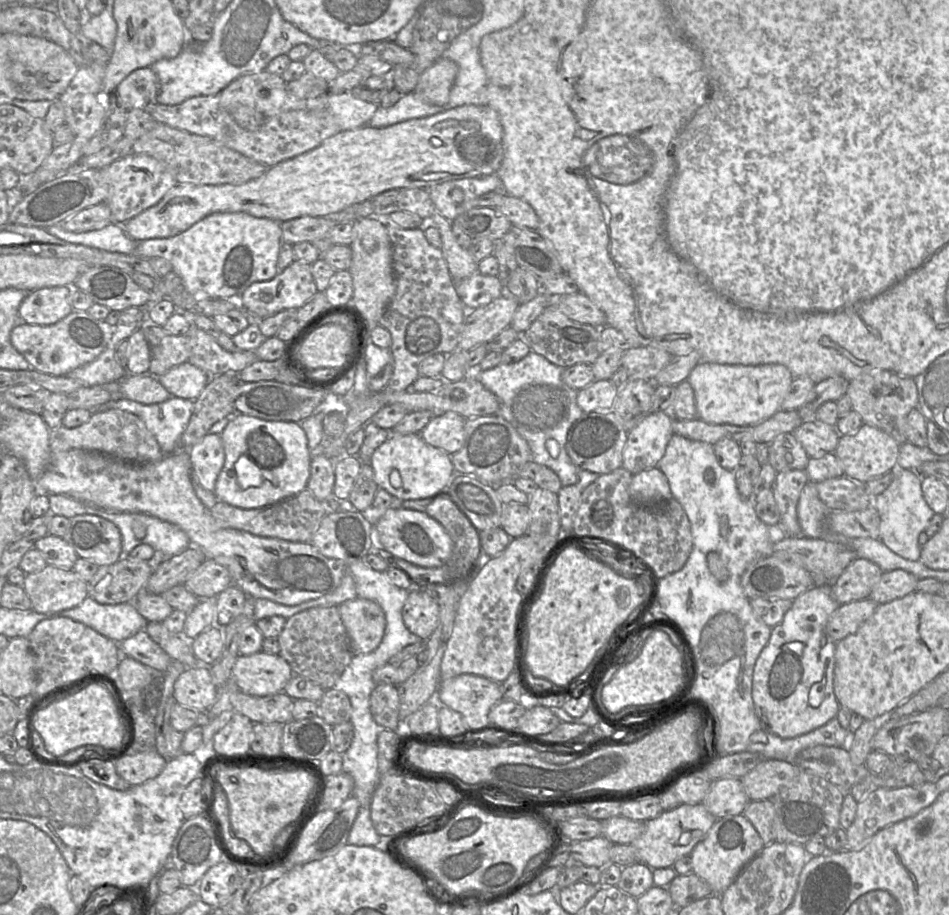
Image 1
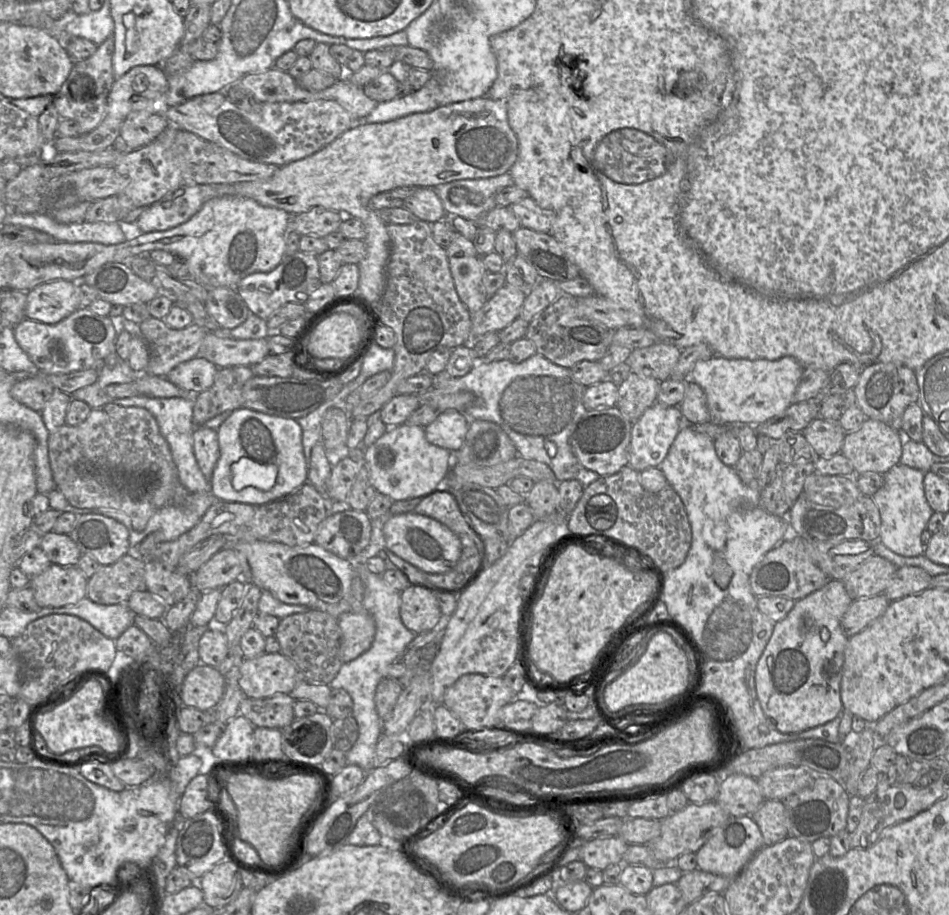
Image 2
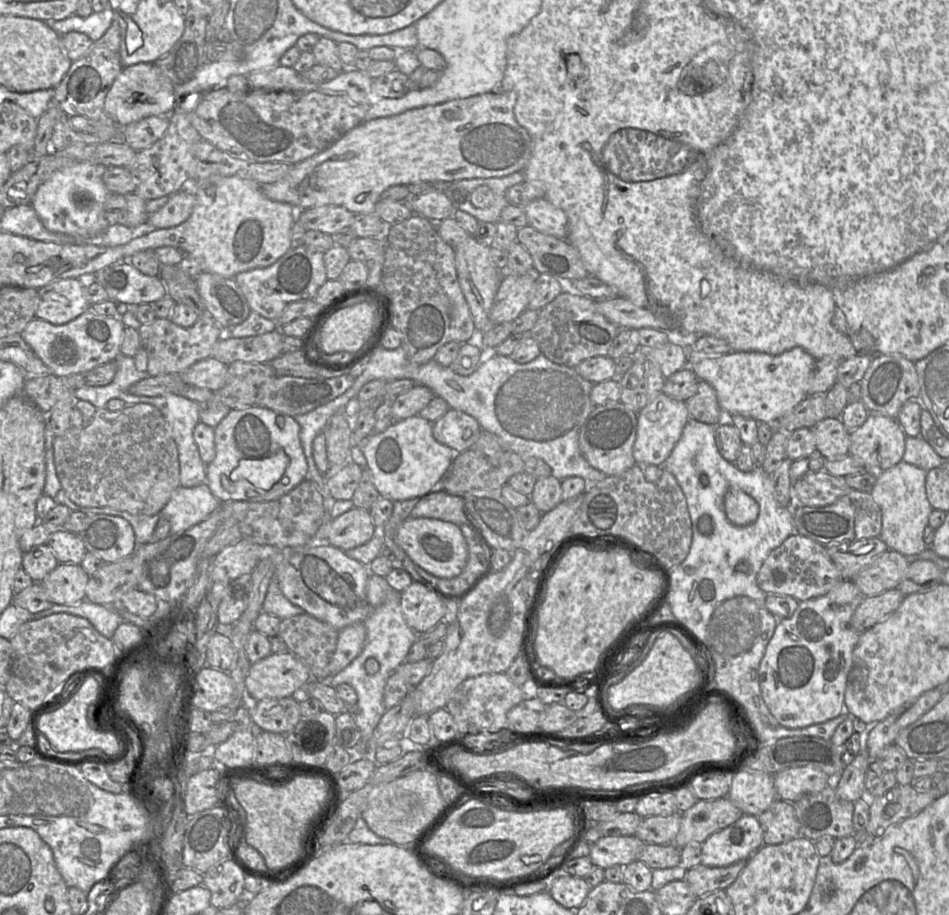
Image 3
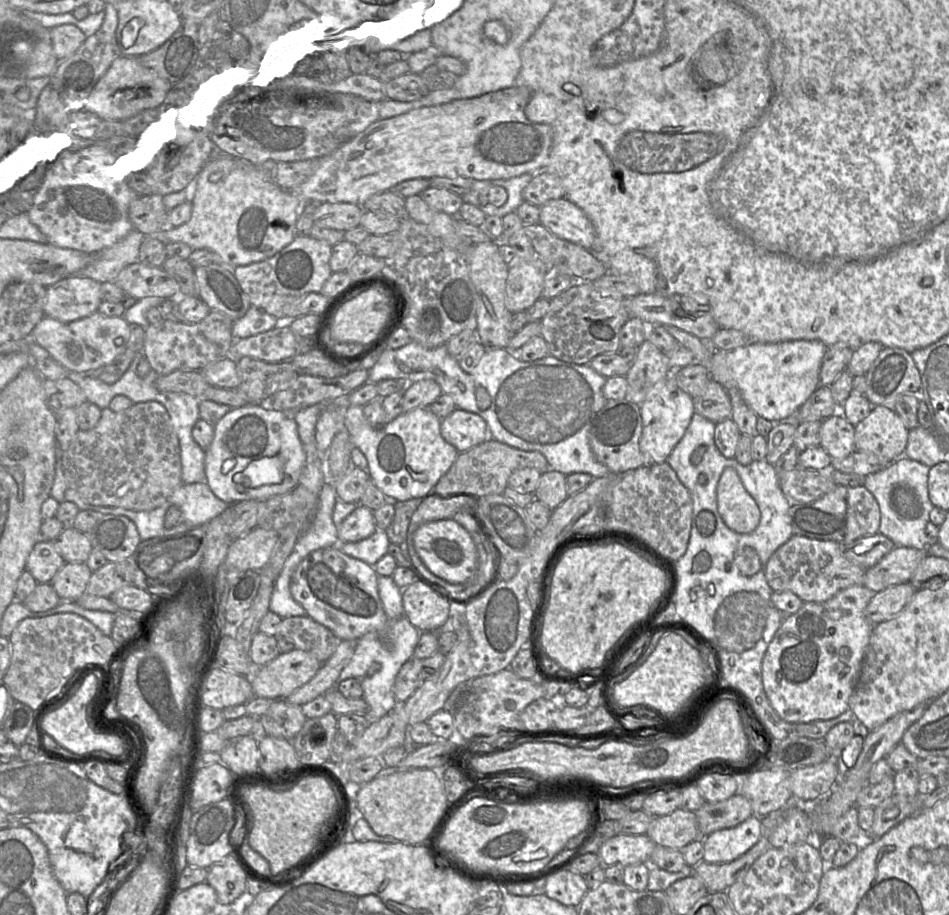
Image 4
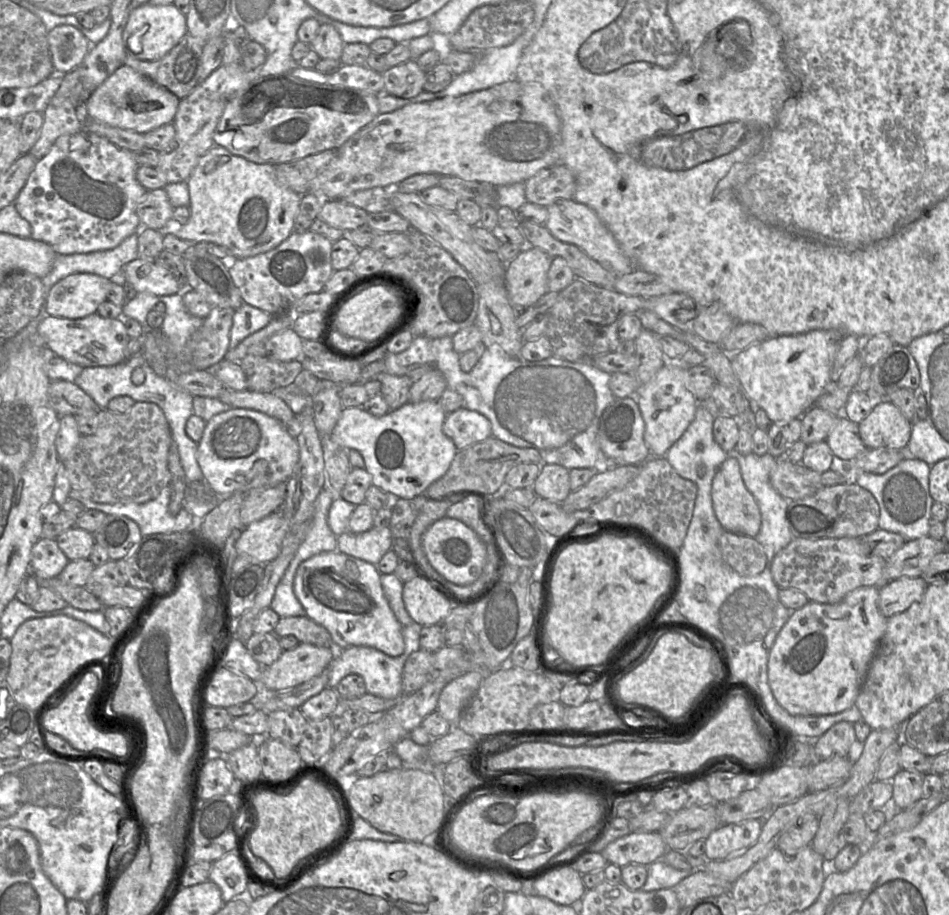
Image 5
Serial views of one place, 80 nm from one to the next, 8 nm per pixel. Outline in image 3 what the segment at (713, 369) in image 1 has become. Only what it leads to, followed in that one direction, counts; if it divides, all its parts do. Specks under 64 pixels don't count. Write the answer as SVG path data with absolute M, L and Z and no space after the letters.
M688 346L683 347L683 349L685 355L688 354L688 365L697 378L708 382L715 389L719 405L725 414L724 419L731 415L741 415L757 422L775 422L808 396L808 381L816 362L814 357L800 347L795 347L778 355L741 351L731 351L726 354L690 353Z

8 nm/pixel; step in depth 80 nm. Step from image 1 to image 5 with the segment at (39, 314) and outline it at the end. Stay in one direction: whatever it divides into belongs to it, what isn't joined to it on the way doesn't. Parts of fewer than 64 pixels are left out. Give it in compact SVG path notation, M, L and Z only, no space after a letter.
M75 273L68 275L52 286L52 288L45 297L43 309L46 315L54 317L62 317L68 319L78 319L86 317L90 314L97 312L98 306L102 302L107 301L107 293L111 280L113 279L107 279L91 273Z

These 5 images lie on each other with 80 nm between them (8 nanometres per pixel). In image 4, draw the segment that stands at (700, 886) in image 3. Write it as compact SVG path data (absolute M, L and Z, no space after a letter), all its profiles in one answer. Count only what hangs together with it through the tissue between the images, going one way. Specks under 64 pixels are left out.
M761 836L759 841L739 858L727 863L712 864L701 861L693 867L692 875L695 875L704 883L708 893L726 891L770 848L768 839Z

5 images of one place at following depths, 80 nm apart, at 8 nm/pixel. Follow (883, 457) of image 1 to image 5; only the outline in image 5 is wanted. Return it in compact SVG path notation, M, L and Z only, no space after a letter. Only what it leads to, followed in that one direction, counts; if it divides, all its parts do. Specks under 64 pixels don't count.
M876 399L870 414L859 423L860 437L867 449L906 450L912 422L888 399Z

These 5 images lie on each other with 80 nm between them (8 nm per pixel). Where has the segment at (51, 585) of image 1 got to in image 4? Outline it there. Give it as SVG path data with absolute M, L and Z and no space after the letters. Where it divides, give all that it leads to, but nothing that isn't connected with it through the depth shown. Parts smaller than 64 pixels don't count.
M68 562L57 571L50 583L61 601L76 601L86 593L91 574L86 563Z

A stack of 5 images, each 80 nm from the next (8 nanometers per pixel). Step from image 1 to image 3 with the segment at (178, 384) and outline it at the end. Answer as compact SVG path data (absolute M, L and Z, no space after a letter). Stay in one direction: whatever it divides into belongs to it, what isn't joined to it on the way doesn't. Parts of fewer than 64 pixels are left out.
M208 357L190 366L180 376L187 385L215 392L225 385L227 371L228 365Z

